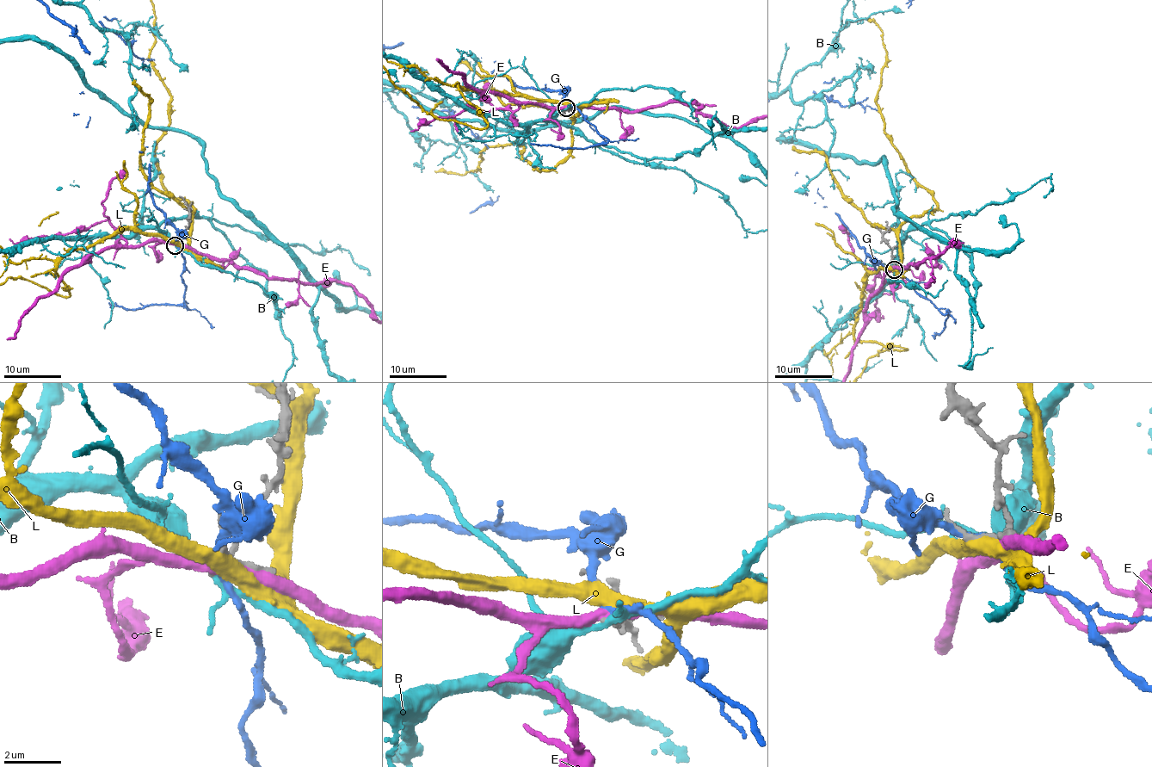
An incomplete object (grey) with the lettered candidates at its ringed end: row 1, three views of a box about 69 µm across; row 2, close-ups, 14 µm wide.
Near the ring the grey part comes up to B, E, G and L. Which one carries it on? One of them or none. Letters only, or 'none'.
none

